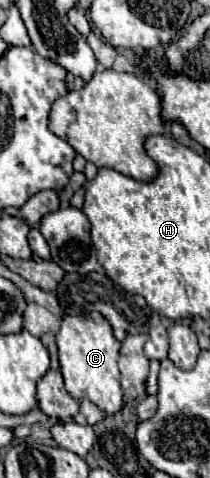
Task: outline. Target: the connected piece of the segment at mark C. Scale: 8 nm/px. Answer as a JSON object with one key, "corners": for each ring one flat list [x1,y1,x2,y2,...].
{"corners":[[66,316,62,320,60,332,56,334,60,372,64,376,66,390,72,398,88,398,106,416,114,416,124,408,124,390,120,386,118,370,118,350,120,342,112,334,112,326,106,320,94,322,84,316]]}

